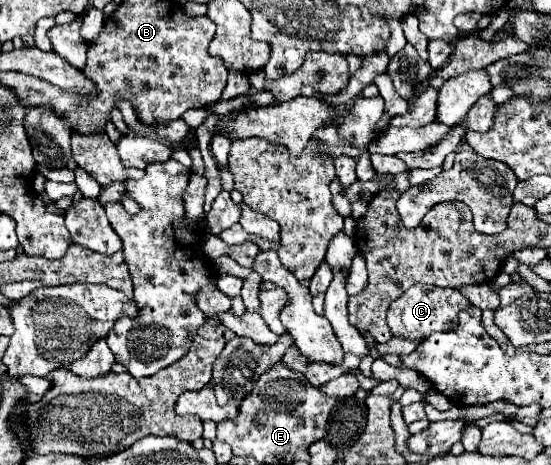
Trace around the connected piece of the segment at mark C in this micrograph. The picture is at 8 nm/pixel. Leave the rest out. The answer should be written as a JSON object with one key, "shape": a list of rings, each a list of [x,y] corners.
{"shape":[[[412,285],[402,297],[398,297],[388,309],[388,327],[394,337],[422,341],[436,331],[452,331],[458,325],[458,313],[469,307],[468,299],[456,289],[442,289],[432,285]]]}

